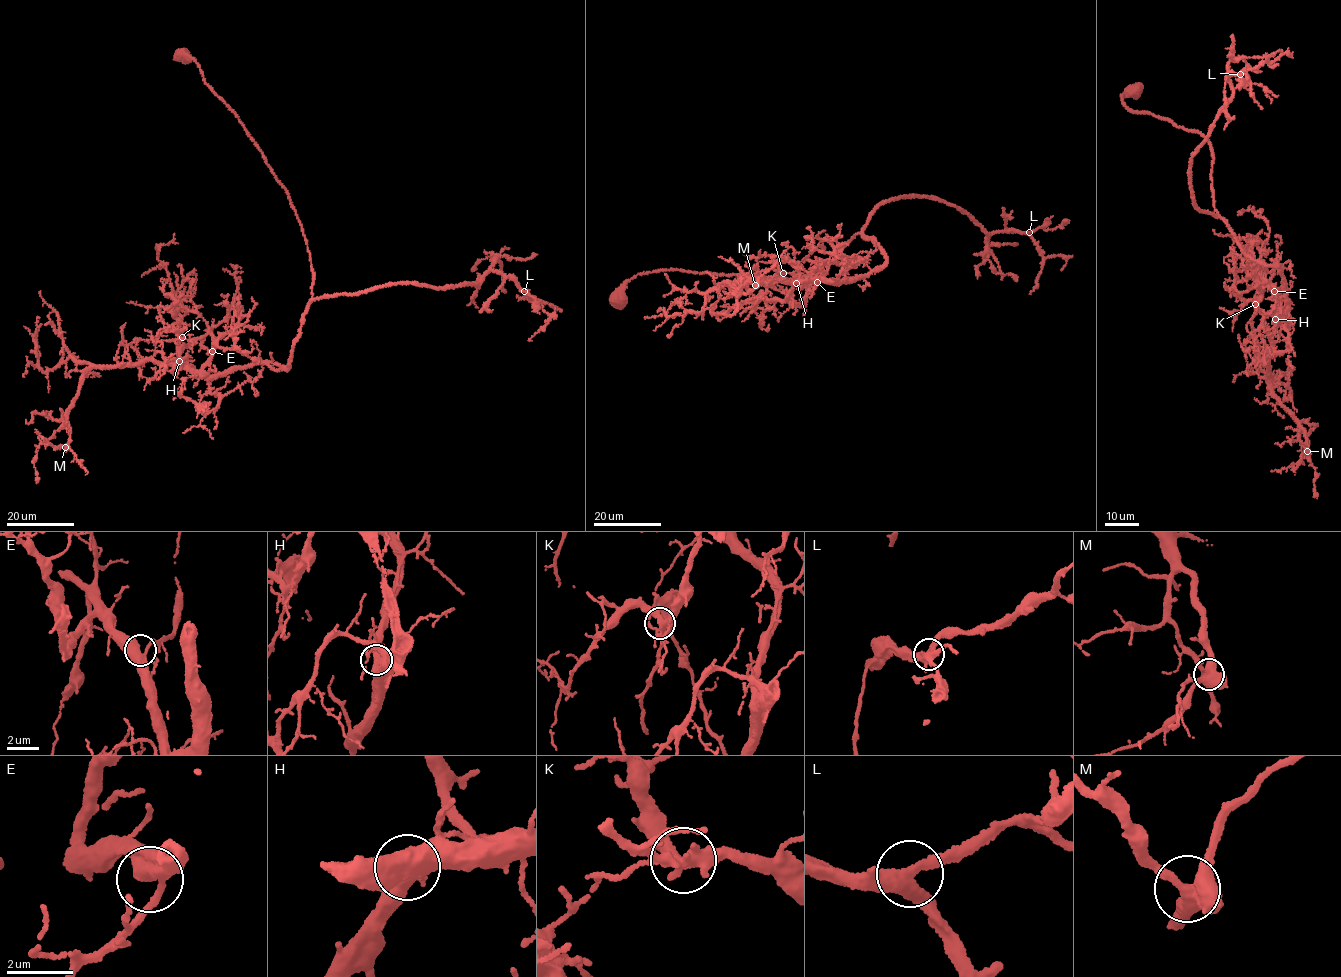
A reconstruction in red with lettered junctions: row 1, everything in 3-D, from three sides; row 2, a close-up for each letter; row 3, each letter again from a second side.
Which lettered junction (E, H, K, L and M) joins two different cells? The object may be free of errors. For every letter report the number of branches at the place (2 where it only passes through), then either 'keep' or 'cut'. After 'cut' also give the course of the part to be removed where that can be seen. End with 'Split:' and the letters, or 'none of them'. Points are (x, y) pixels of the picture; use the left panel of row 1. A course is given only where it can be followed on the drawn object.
E: 3 branches meet; keep
H: 3 branches meet; keep
K: 3 branches meet; keep
L: 3 branches meet; keep
M: 3 branches meet; keep
Split: none of them

